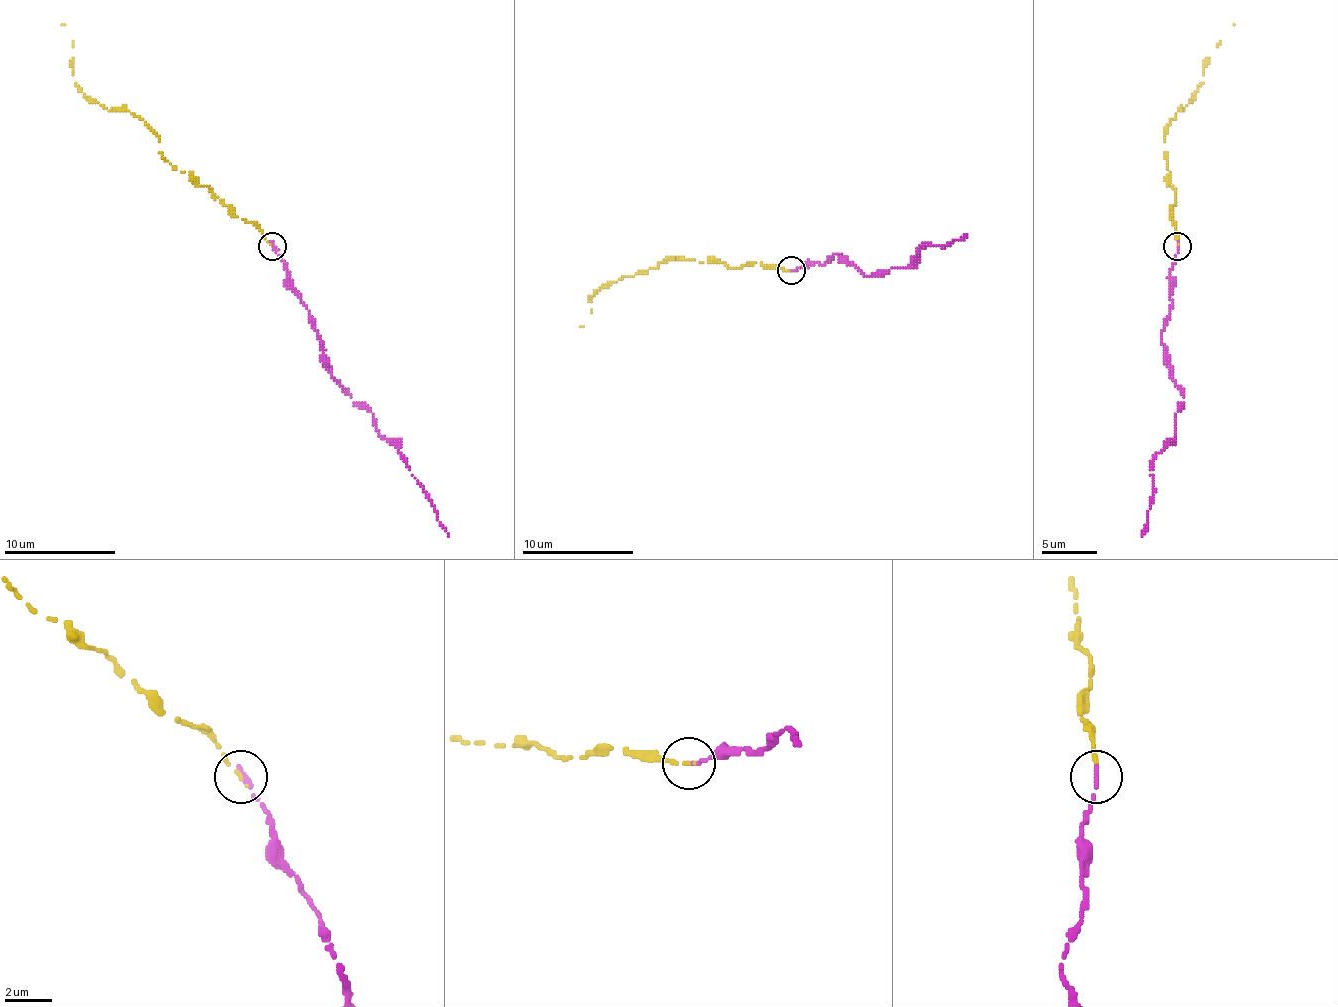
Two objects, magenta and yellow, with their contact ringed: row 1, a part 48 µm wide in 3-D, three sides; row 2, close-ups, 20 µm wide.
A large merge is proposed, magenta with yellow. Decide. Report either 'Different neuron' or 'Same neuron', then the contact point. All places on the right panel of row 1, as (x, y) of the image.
Same neuron. Place: (1177, 246)

